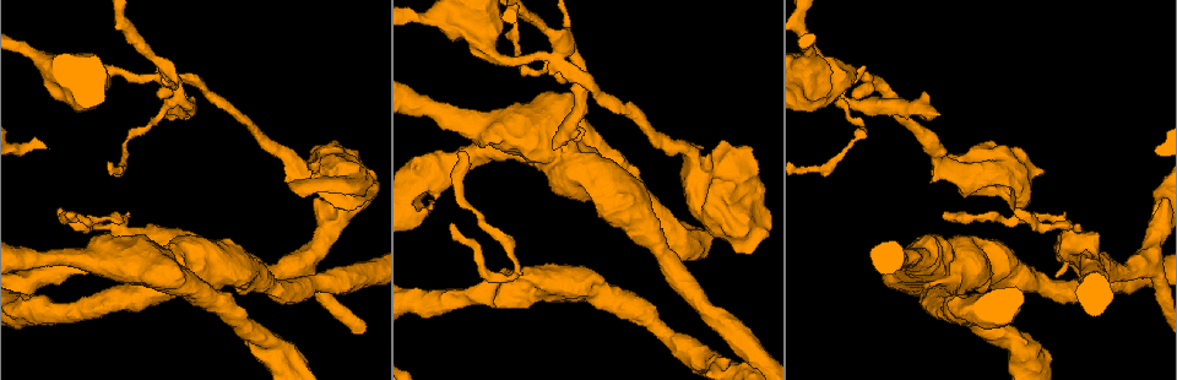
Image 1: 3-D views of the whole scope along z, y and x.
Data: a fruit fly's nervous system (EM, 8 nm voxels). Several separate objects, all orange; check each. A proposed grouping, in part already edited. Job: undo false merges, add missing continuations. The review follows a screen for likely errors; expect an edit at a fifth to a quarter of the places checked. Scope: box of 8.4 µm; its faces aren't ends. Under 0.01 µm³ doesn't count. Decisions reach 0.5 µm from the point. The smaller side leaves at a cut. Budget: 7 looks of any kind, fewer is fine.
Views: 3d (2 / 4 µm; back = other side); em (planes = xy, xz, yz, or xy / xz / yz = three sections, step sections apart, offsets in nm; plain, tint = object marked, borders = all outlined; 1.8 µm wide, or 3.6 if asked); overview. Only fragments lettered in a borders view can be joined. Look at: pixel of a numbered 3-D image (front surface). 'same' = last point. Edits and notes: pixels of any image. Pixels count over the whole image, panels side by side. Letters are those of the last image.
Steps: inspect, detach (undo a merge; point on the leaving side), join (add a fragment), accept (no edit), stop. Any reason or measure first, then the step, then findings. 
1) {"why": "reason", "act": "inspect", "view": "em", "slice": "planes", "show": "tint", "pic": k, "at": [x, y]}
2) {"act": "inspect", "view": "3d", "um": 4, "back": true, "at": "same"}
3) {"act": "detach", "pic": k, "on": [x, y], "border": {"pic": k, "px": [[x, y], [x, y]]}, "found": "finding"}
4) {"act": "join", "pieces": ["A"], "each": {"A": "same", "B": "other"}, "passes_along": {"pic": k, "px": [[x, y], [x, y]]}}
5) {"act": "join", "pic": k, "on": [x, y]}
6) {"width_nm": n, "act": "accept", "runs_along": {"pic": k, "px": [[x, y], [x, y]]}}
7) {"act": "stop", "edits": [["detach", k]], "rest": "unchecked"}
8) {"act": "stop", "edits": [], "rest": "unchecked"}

{"why": "sudden change in width", "act": "inspect", "view": "3d", "um": 4, "pic": 1, "at": [158, 77]}

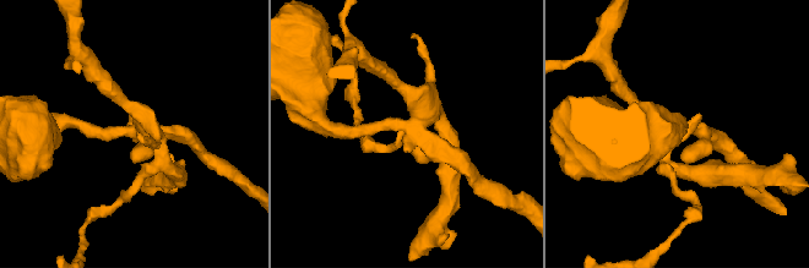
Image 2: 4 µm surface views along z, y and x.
{"act": "inspect", "view": "em", "um": 3.6, "slice": "planes", "show": "borders", "pic": 2, "at": [406, 129]}

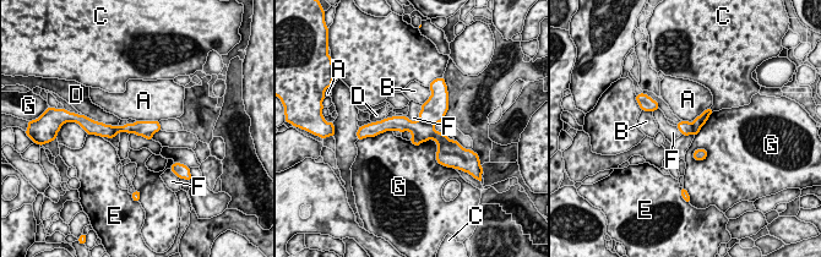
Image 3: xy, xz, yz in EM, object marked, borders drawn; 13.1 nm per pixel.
{"act": "detach", "pic": 3, "on": [433, 111], "each": {"A": "other", "B": "other", "C": "other", "D": "other", "E": "other", "F": "other", "G": "other"}, "border": {"pic": 3, "px": [[418, 119], [433, 126]]}, "found": "a second neuron is stuck on"}

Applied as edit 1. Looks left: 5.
{"why": "redraw", "act": "inspect", "view": "overview"}

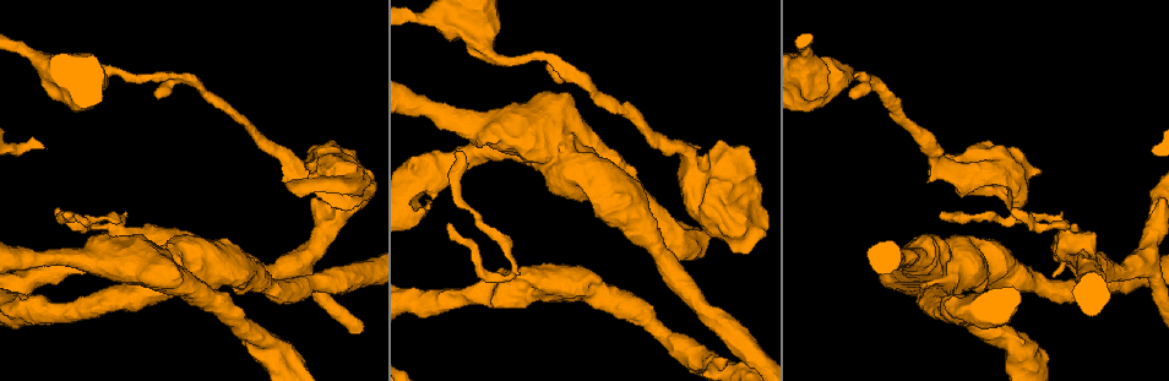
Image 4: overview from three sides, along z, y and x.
{"why": "sudden change in width", "act": "inspect", "view": "em", "um": 3.6, "slice": "planes", "show": "tint", "pic": 4, "at": [353, 179]}

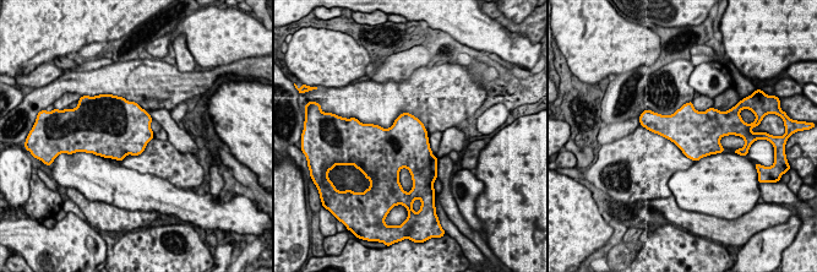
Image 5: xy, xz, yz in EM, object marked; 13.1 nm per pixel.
{"act": "inspect", "view": "em", "um": 3.6, "slice": "planes", "show": "borders", "at": "same"}

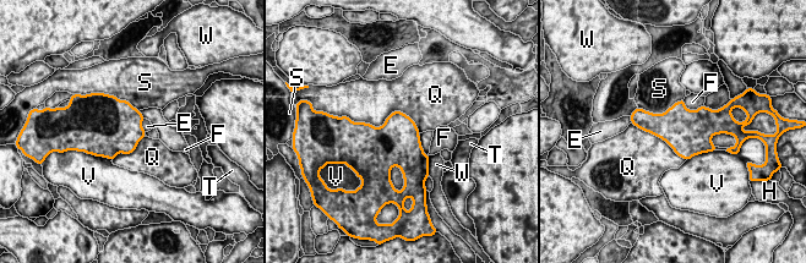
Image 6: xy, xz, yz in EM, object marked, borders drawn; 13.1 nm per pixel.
{"act": "accept", "each": {"E": "other", "F": "other", "H": "other", "Q": "other", "S": "other", "T": "other", "V": "other", "W": "other"}, "border": {"pic": 6, "px": [[361, 122], [403, 111], [419, 132]]}, "found": "one neuron here"}

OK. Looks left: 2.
{"why": "sudden change in width", "act": "inspect", "view": "3d", "um": 4, "pic": 4, "at": [201, 293]}

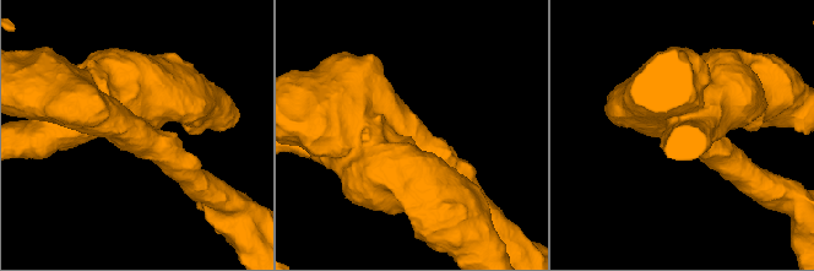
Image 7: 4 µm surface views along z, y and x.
{"act": "inspect", "view": "em", "um": 3.6, "slice": "planes", "show": "borders", "pic": 7, "at": [133, 136]}

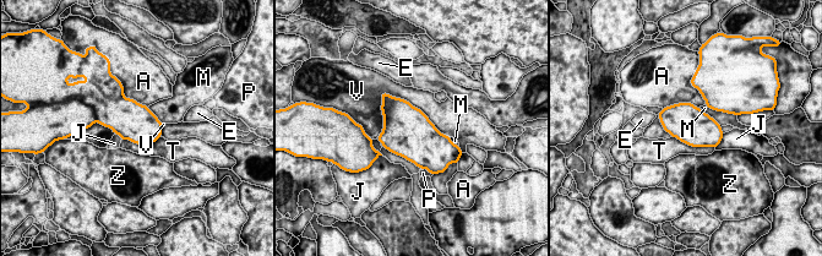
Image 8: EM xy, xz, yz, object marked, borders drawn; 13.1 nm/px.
{"act": "detach", "pic": 8, "on": [123, 114], "each": {"A": "other", "E": "other", "J": "other", "M": "other", "P": "other", "T": "other", "V": "other", "Z": "other"}, "border": {"pic": 8, "px": [[109, 96], [124, 97]]}, "found": "two neurons meet here"}

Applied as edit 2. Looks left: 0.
{"act": "stop", "edits": [["detach", 3], ["detach", 8]], "rest": "unchecked"}

